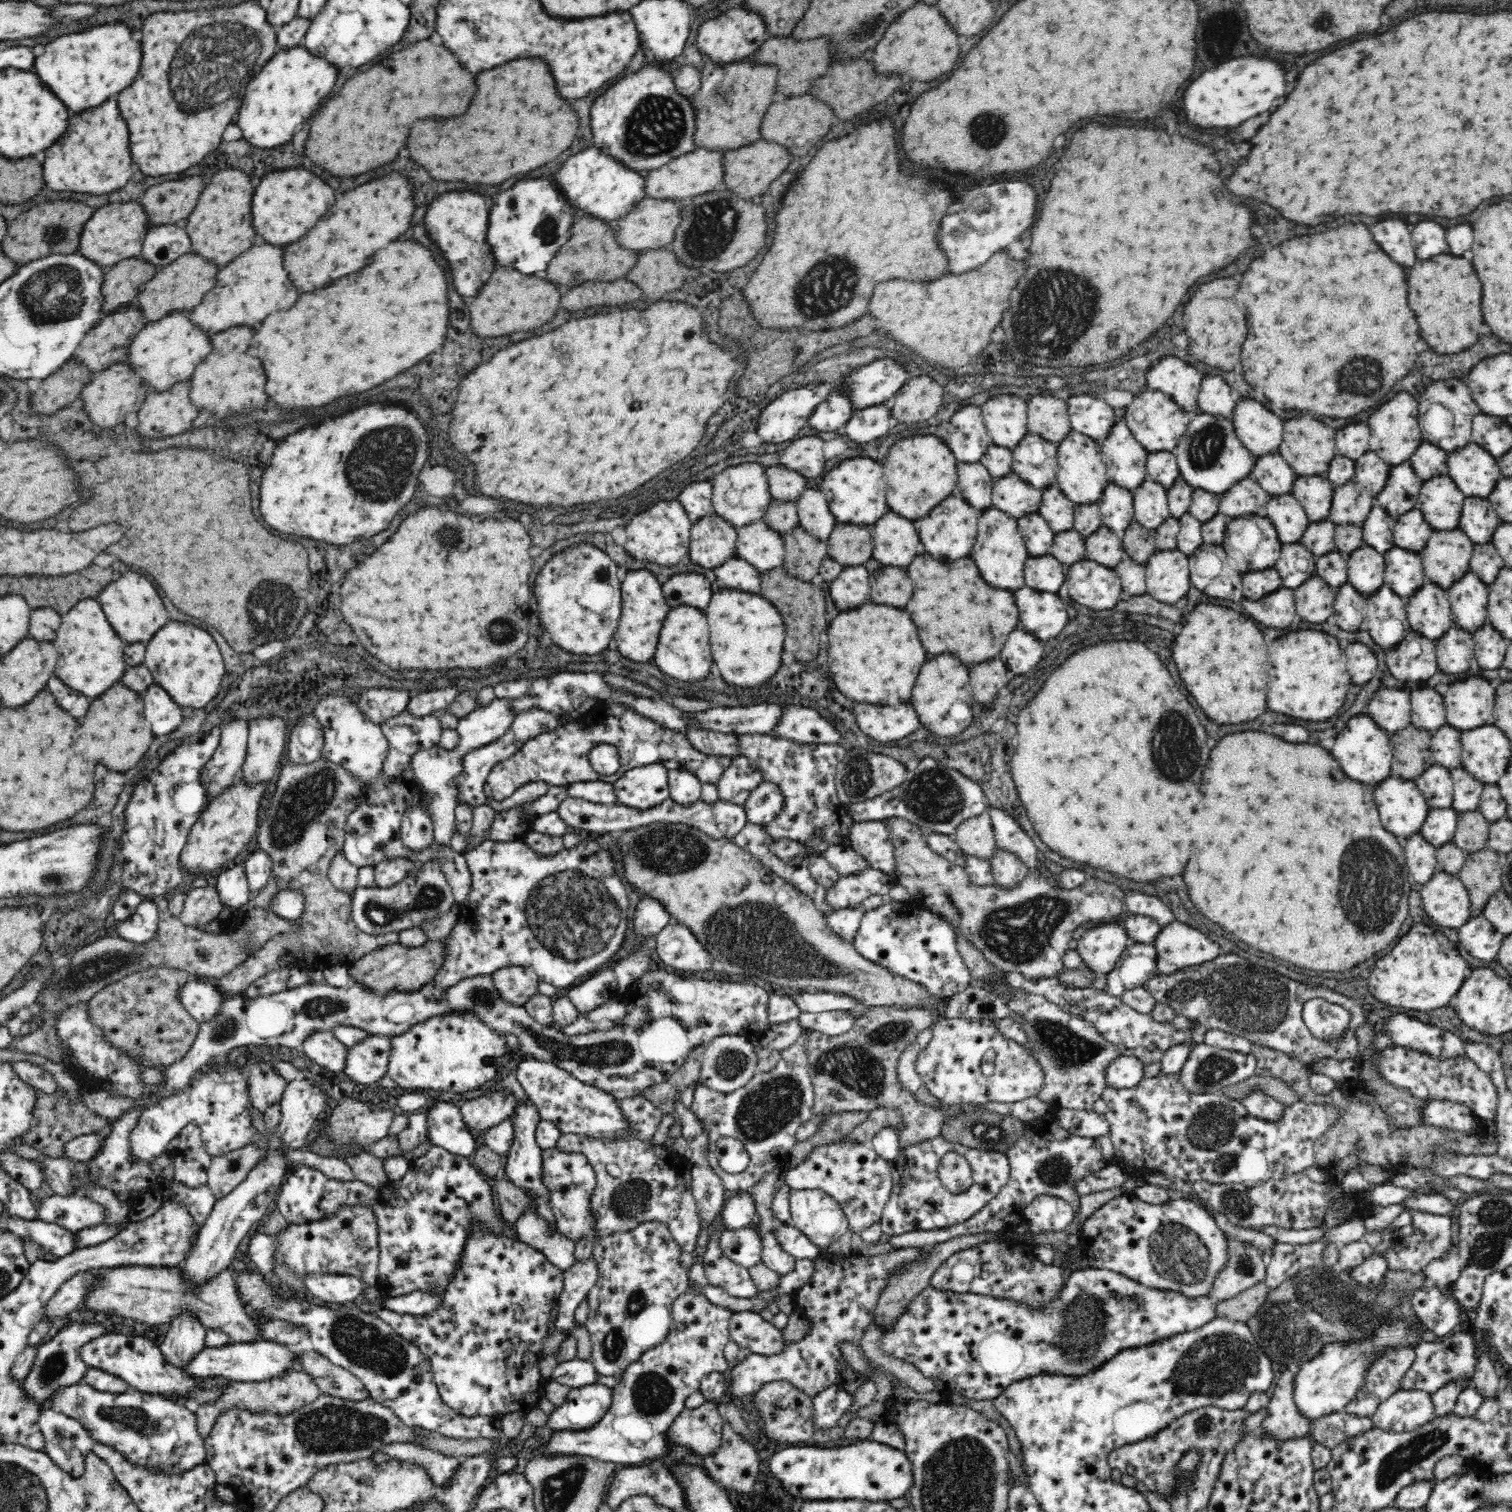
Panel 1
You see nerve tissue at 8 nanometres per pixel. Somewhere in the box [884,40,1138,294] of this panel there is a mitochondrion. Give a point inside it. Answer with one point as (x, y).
(983, 137)

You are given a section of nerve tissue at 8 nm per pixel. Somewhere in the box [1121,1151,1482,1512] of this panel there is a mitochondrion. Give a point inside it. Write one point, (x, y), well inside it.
(1318, 1301)

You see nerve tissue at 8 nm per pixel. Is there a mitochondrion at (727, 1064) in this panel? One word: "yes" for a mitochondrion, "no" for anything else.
yes

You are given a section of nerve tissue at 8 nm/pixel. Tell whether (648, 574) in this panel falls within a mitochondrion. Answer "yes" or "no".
no

